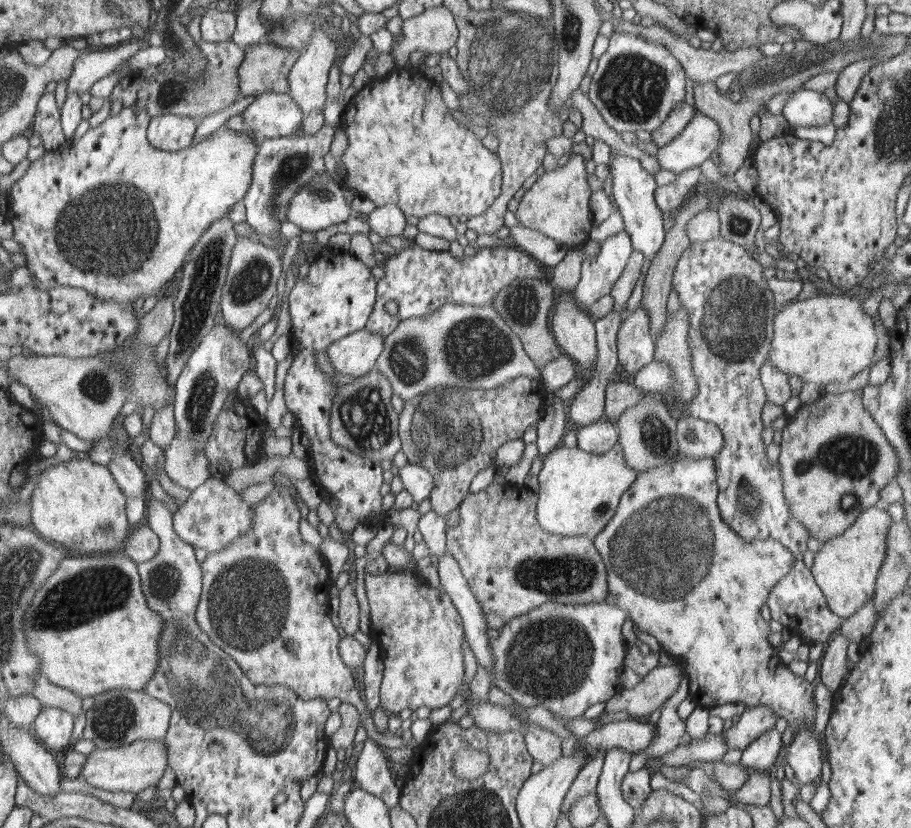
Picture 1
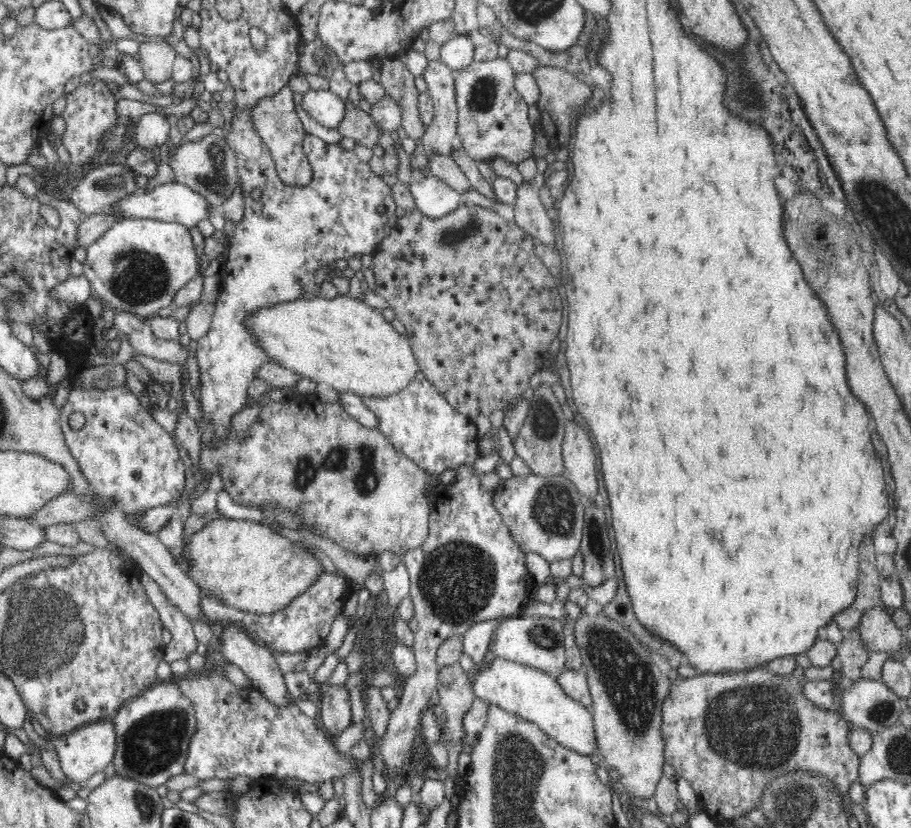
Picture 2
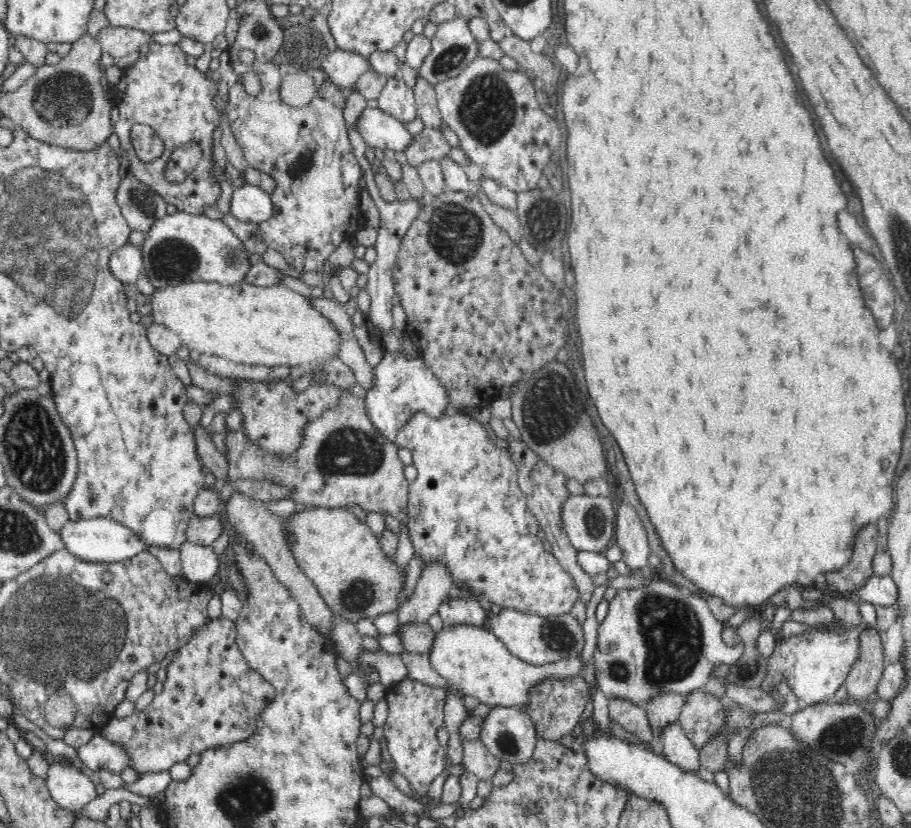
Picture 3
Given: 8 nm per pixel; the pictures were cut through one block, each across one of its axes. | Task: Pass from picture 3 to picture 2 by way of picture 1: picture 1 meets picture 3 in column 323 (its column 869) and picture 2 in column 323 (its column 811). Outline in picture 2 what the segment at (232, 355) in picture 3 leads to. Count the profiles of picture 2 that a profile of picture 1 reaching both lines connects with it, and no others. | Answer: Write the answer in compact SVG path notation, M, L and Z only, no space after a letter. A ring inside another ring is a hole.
M338 295L332 300L321 297L313 300L297 299L259 309L244 323L254 333L260 347L270 355L271 362L292 370L302 378L330 385L339 393L354 393L361 397L394 396L408 388L408 384L416 378L418 363L408 337L398 333L381 313L379 309L359 300Z

